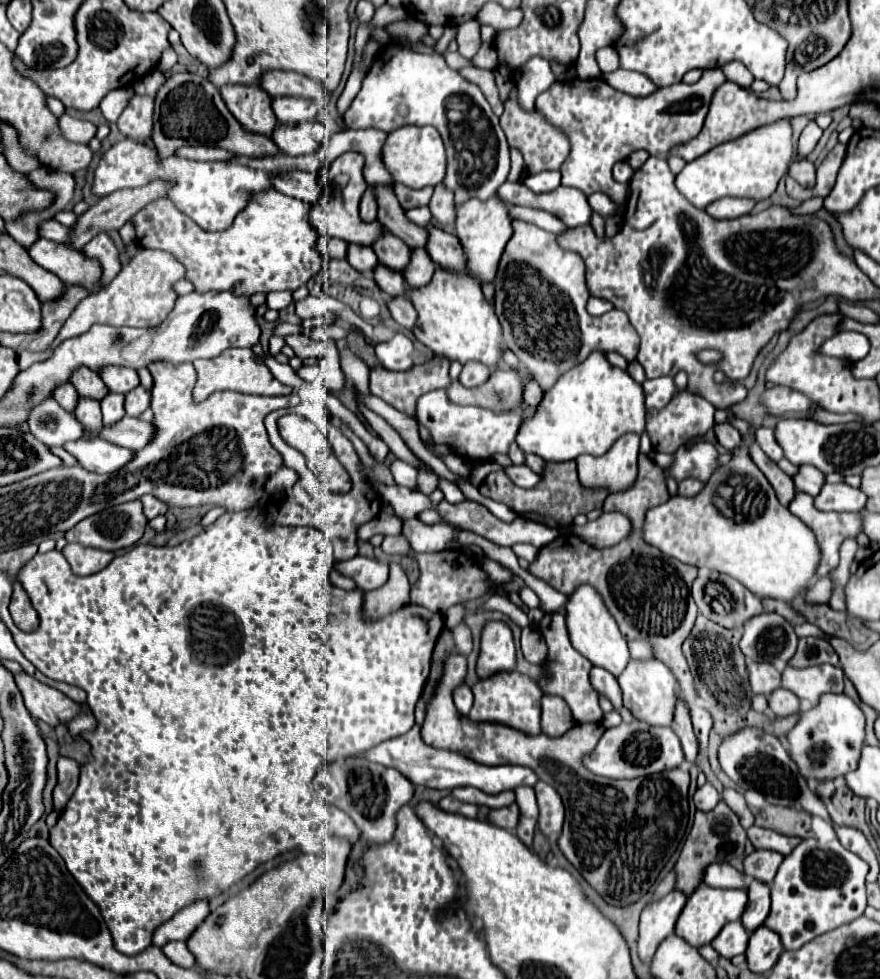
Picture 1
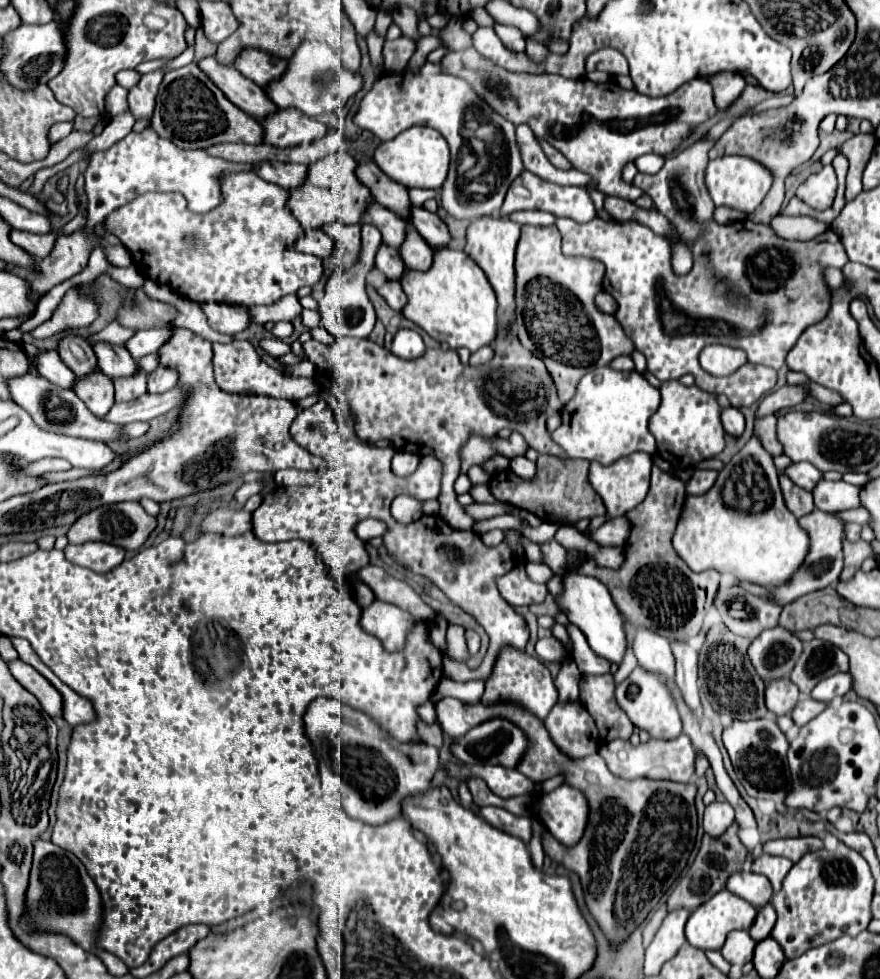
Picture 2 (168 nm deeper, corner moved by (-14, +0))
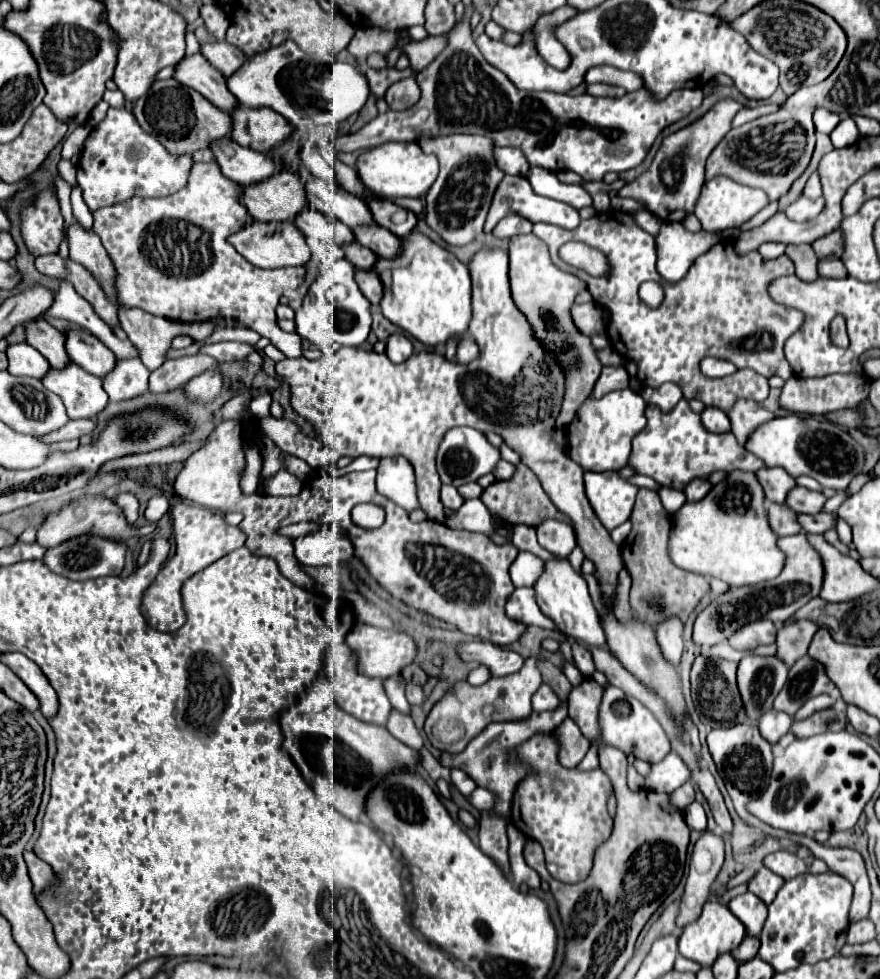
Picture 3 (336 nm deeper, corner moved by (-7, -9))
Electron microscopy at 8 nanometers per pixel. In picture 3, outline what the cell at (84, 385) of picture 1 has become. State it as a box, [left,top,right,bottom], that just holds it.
[26,321,70,369]

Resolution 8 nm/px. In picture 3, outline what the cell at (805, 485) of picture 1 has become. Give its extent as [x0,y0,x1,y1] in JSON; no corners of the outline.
[756,467,796,503]

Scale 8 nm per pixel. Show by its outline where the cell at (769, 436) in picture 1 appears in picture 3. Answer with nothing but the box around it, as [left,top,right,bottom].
[728,399,774,445]

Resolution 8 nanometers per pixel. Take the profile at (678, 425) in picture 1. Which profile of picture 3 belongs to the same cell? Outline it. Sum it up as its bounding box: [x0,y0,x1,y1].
[630,399,766,489]

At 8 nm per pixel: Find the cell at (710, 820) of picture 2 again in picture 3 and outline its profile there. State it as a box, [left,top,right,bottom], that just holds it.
[678,831,724,933]

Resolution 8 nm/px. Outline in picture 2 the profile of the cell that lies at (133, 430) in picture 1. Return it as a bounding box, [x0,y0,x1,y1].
[7,372,121,442]

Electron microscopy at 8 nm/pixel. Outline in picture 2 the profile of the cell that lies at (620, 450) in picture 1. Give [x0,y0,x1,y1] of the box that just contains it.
[589,452,651,518]

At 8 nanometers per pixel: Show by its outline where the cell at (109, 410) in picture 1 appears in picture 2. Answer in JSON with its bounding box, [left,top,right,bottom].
[115,370,147,402]

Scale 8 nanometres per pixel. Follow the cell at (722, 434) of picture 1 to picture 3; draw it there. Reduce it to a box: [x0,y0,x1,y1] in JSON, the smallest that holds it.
[702,407,732,433]

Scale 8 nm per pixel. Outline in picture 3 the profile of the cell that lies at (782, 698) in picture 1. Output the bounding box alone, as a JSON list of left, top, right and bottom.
[792,707,846,737]

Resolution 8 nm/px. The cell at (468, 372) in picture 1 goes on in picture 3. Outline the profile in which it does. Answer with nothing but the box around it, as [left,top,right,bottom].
[456,337,478,365]

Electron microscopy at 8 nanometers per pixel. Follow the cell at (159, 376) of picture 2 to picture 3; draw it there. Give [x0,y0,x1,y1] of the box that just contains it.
[150,355,216,393]

